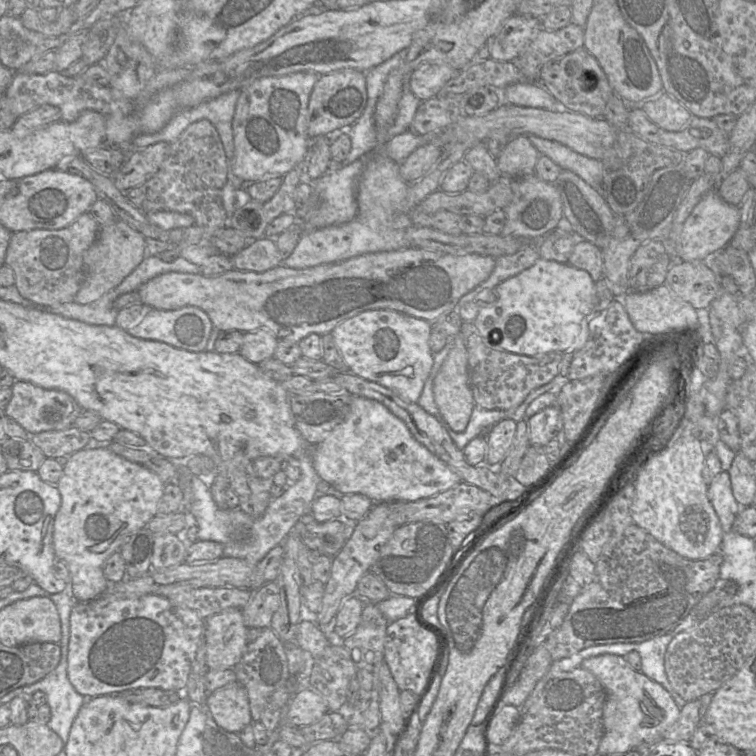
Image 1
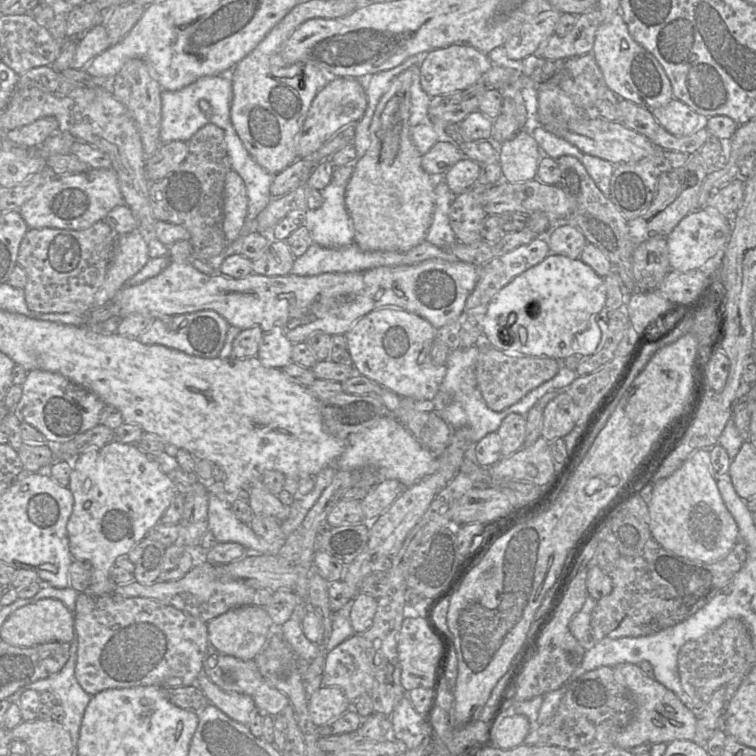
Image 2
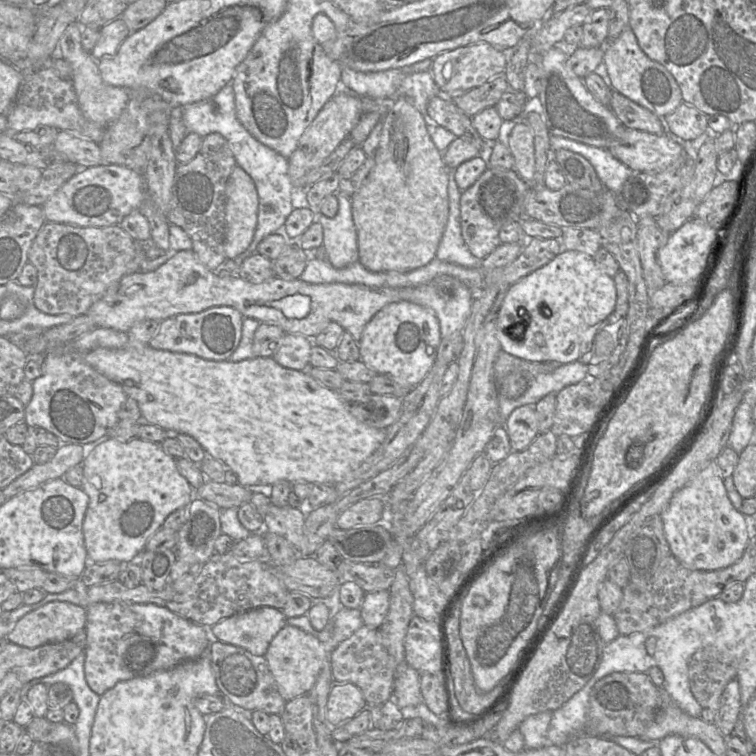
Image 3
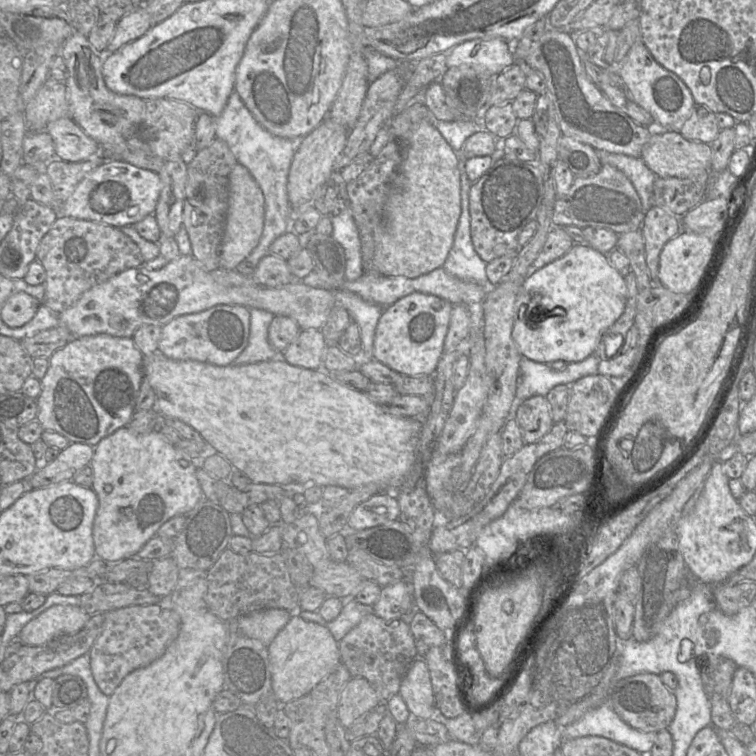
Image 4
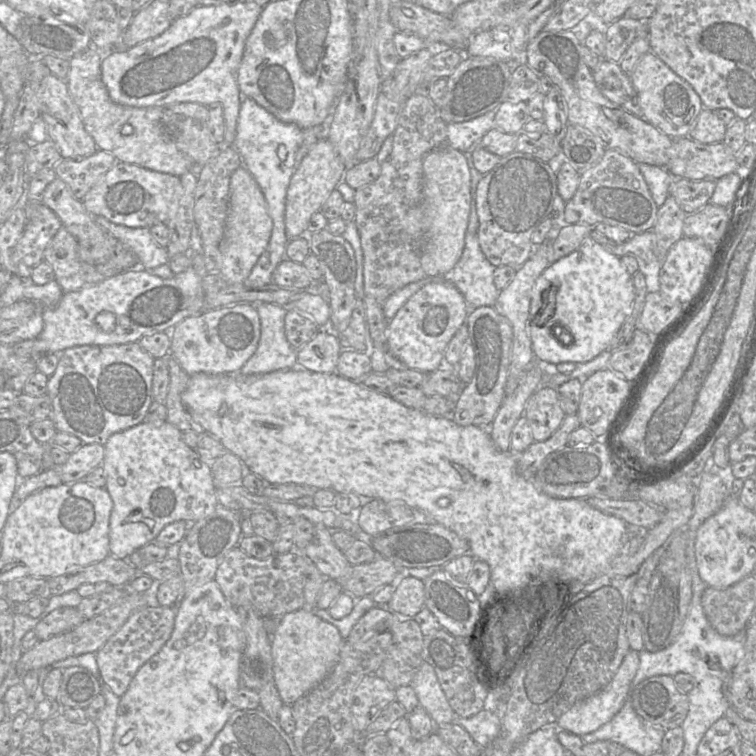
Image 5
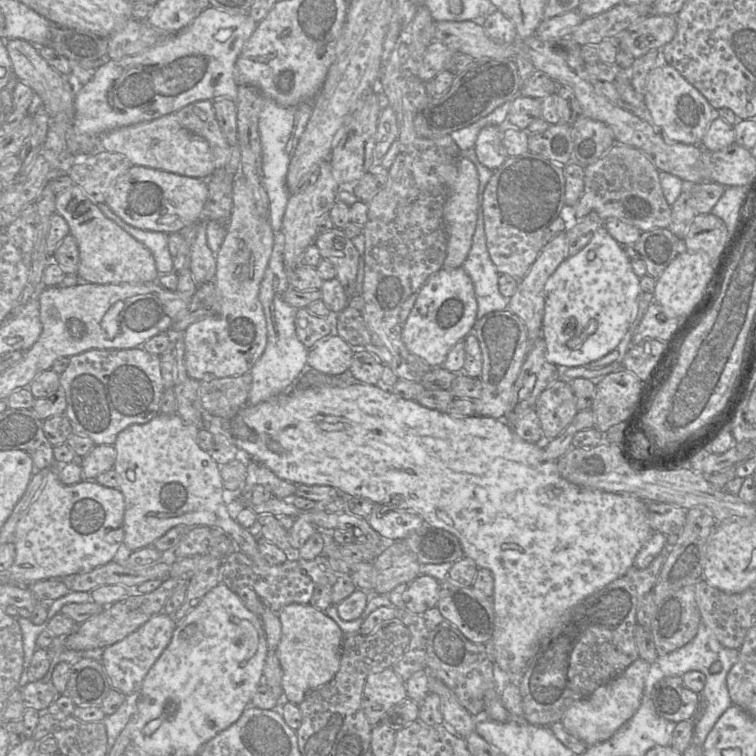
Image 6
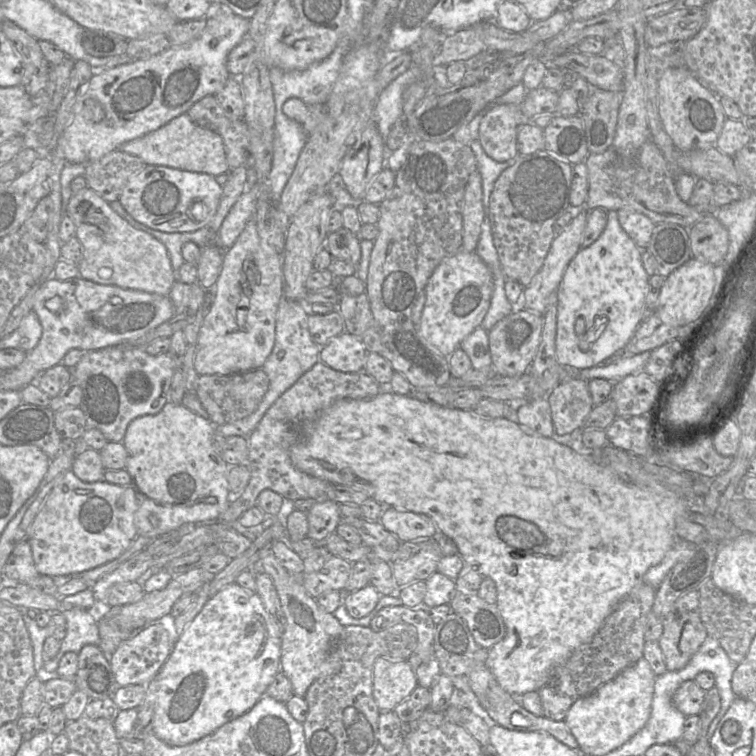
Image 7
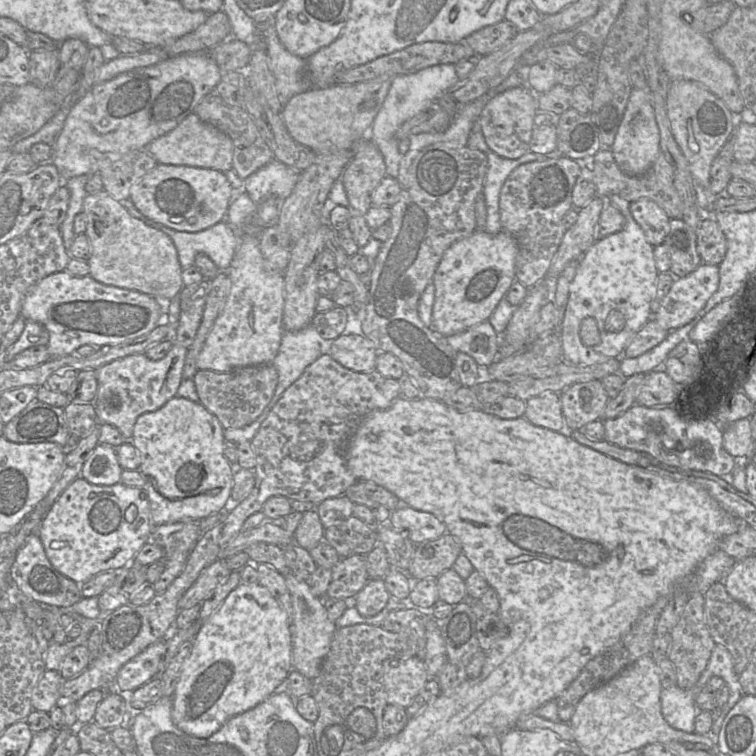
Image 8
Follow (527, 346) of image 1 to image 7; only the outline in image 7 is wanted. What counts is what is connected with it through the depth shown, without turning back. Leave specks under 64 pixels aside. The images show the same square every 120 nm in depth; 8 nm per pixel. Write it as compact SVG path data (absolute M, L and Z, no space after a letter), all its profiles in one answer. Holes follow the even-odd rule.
M611 210L607 213L607 224L599 236L599 238L589 245L586 248L581 248L579 252L575 255L575 257L571 260L569 265L567 266L562 280L556 290L557 293L557 319L556 319L556 359L557 362L562 366L571 366L571 368L575 369L585 369L597 366L603 360L612 356L616 351L623 350L628 343L628 341L634 335L636 329L640 325L642 321L642 311L645 304L645 297L647 294L648 287L648 279L649 275L646 273L642 260L642 249L640 249L635 242L627 235L627 233L622 229L620 223L618 221L617 211ZM578 317L583 317L586 325L586 332L583 335L579 335L575 333L575 321Z

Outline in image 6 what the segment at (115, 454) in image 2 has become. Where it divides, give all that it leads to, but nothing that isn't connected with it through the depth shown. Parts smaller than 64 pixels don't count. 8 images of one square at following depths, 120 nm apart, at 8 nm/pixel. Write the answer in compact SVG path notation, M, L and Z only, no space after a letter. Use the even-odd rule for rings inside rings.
M158 413L144 424L132 424L122 430L113 444L116 460L113 469L119 474L119 487L125 501L123 519L124 538L122 546L129 552L152 546L166 532L175 526L219 527L235 541L238 551L243 552L259 566L270 565L261 556L257 539L242 527L230 514L223 501L223 483L218 465L208 452L197 444L199 429L186 424L176 413L165 415Z

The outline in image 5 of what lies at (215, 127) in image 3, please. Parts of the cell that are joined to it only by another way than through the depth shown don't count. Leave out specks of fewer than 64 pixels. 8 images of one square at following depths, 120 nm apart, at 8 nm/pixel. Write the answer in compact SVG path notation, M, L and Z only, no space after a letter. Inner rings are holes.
M243 98L237 122L233 147L239 153L243 166L251 173L261 188L273 222L267 248L245 280L247 286L260 287L272 284L272 274L285 259L288 237L285 231L286 195L291 177L296 169L296 152L301 145L303 130L293 123L285 123L251 98Z

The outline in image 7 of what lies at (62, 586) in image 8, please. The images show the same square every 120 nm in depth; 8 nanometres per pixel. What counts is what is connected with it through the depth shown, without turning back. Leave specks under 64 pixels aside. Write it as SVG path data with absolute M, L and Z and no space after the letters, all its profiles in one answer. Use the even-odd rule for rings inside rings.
M27 540L19 542L4 566L4 575L19 584L39 589L44 593L60 597L51 576L40 574L35 566L31 546Z

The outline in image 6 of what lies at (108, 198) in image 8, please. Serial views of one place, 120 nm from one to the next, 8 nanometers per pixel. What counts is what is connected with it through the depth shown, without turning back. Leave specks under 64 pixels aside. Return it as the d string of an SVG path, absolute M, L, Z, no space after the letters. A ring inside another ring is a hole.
M72 185L56 195L56 212L68 223L70 234L79 247L77 276L83 282L96 284L143 284L157 282L159 273L150 250L107 218L77 186Z

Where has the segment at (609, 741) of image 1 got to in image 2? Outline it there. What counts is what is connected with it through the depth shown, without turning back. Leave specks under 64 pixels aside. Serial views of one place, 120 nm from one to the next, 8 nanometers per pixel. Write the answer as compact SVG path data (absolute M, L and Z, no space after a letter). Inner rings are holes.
M631 663L611 667L617 680L632 694L635 712L628 725L617 735L613 744L629 749L641 744L666 743L674 740L693 740L696 734L697 716L679 698L661 683L645 675L640 668Z

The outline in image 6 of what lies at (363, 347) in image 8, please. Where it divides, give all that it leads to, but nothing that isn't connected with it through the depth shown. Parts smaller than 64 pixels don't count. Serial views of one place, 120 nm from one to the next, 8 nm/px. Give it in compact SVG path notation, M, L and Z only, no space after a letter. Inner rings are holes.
M324 336L308 349L307 365L327 375L338 375L350 367L352 347L339 336Z

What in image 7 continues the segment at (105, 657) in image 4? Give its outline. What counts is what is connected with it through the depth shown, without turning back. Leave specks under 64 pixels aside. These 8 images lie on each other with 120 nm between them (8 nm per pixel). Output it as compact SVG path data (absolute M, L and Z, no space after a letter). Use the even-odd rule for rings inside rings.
M154 622L134 632L123 641L110 656L109 663L119 687L147 684L161 669L173 650L175 641L172 641L169 626Z

